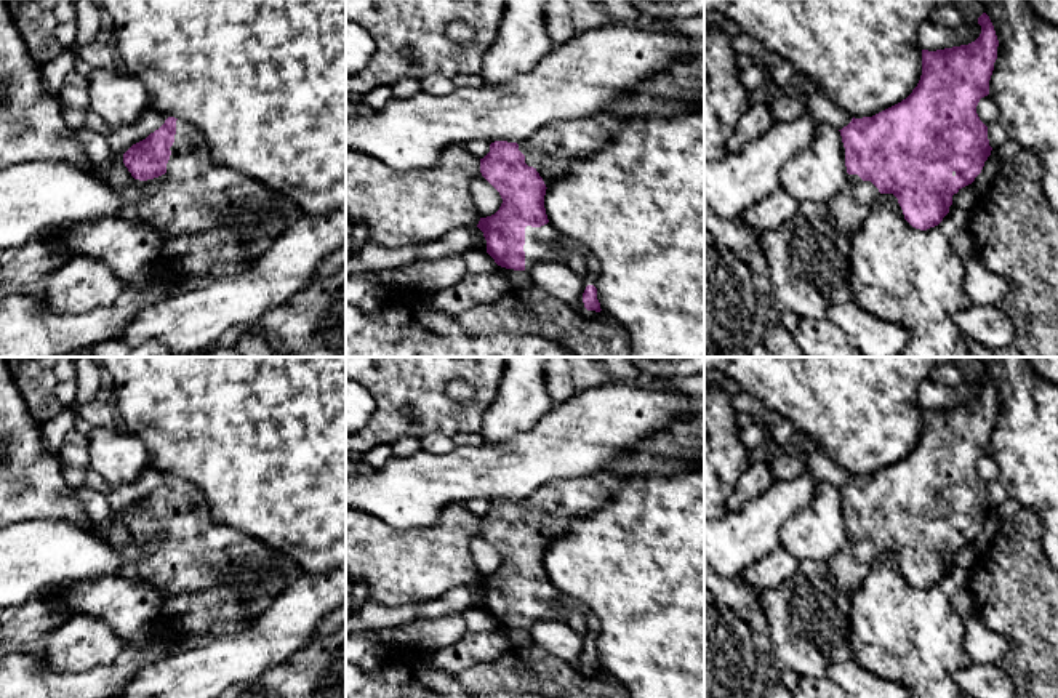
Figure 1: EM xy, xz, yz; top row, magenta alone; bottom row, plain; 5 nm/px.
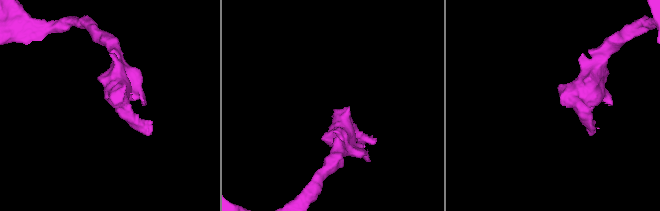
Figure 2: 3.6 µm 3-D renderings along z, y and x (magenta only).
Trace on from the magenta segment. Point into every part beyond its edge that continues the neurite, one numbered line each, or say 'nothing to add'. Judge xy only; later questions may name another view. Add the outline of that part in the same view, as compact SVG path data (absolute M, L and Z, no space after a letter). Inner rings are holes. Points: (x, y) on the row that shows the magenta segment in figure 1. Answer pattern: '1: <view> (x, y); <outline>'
1: xy (196, 194); M176 120L170 150L160 187L136 213L142 223L168 237L234 227L238 242L248 250L238 261L213 266L211 279L240 275L290 224L280 216L271 216L264 224L256 221L256 211L271 207L275 194L264 184L214 163L203 133L192 123Z

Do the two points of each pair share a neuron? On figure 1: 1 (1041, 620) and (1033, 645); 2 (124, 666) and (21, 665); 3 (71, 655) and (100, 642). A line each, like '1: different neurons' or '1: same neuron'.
1: same neuron
2: same neuron
3: same neuron

